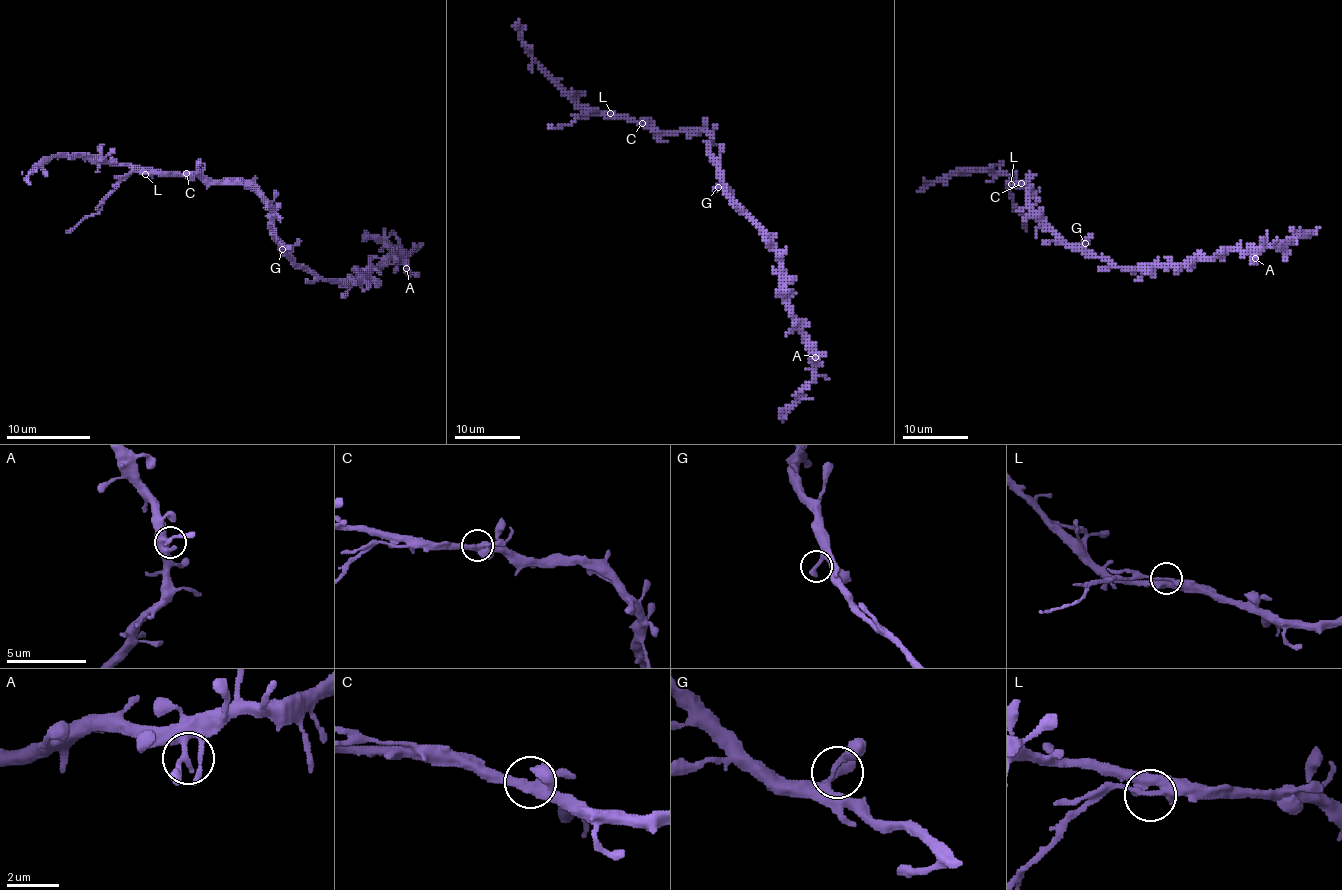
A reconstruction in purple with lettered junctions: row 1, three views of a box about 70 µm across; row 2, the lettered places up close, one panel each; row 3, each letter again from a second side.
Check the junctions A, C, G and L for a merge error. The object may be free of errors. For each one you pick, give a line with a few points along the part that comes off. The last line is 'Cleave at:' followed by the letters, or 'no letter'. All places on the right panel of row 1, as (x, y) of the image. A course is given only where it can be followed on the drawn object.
L: Course of the part to remove: (1010, 184), (1012, 202), (1024, 217), (1025, 230)
Cleave at: L

